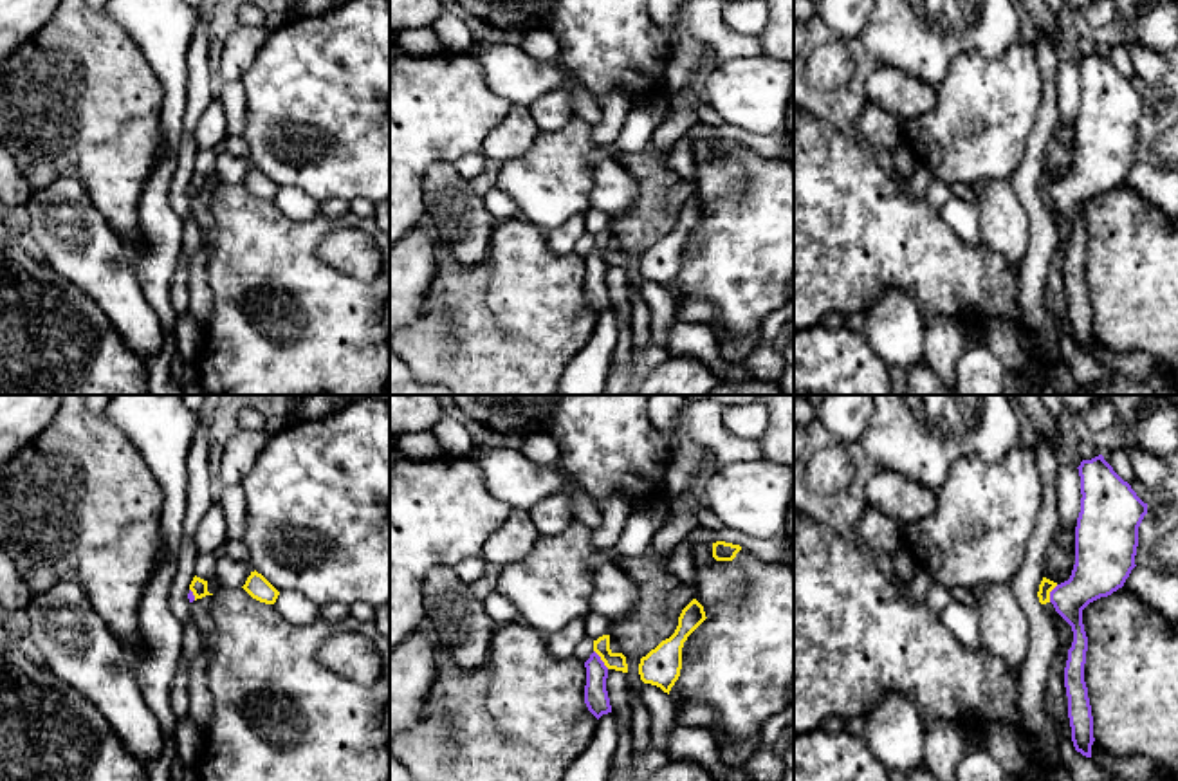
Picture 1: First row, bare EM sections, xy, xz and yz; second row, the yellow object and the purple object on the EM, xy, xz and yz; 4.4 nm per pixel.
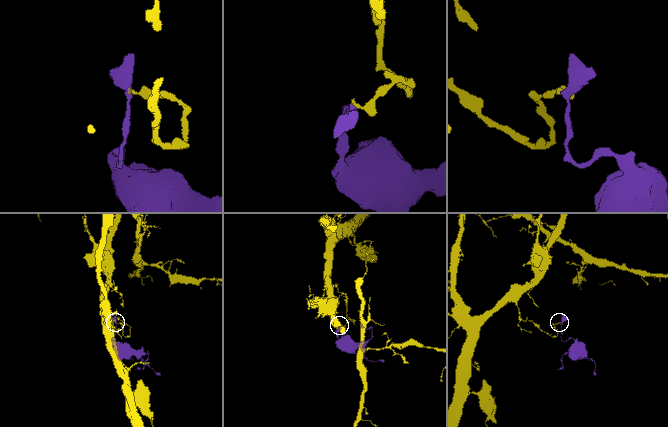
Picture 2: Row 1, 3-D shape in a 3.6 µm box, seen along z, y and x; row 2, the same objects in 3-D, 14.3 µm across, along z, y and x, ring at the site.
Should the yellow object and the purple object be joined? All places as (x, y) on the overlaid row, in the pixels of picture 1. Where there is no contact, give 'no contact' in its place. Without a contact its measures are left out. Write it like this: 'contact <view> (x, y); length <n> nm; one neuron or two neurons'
contact xz (601, 659); length 110 nm; two neurons

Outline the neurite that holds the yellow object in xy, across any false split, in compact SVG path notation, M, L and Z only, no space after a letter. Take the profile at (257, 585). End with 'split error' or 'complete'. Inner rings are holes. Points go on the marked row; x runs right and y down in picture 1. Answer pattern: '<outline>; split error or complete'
M256 570L251 572L247 577L245 584L242 586L253 599L265 602L265 604L274 604L280 592Z; complete

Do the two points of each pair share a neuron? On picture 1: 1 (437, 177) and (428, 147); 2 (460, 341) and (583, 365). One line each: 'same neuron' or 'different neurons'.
1: different neurons
2: different neurons

